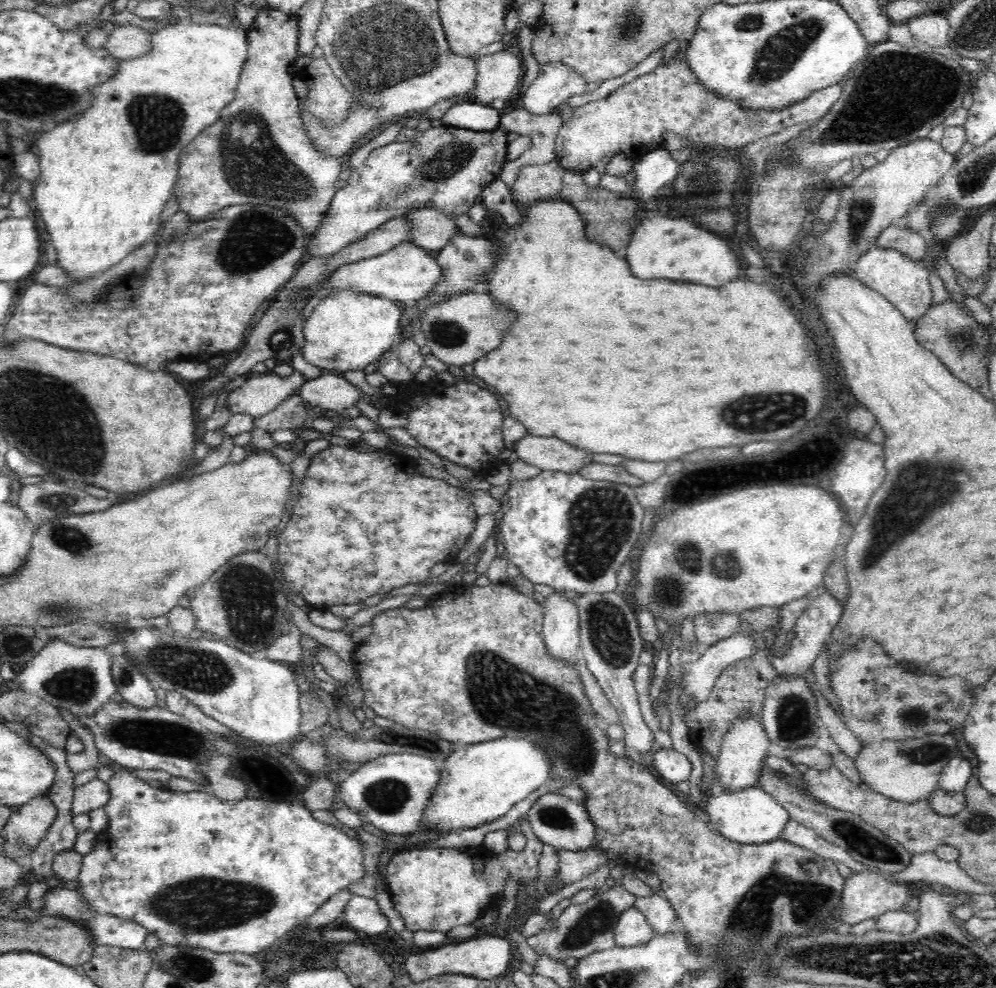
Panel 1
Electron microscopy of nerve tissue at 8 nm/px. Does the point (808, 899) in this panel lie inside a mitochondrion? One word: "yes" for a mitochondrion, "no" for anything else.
yes

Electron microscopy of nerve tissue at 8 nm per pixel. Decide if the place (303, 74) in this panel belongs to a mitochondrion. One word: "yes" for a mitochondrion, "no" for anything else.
no

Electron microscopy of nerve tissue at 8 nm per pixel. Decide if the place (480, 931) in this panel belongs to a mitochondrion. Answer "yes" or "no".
no

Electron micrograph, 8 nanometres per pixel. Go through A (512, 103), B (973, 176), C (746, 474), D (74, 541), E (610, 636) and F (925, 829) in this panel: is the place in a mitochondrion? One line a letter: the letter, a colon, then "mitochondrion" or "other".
A: other
B: mitochondrion
C: other
D: mitochondrion
E: mitochondrion
F: other

